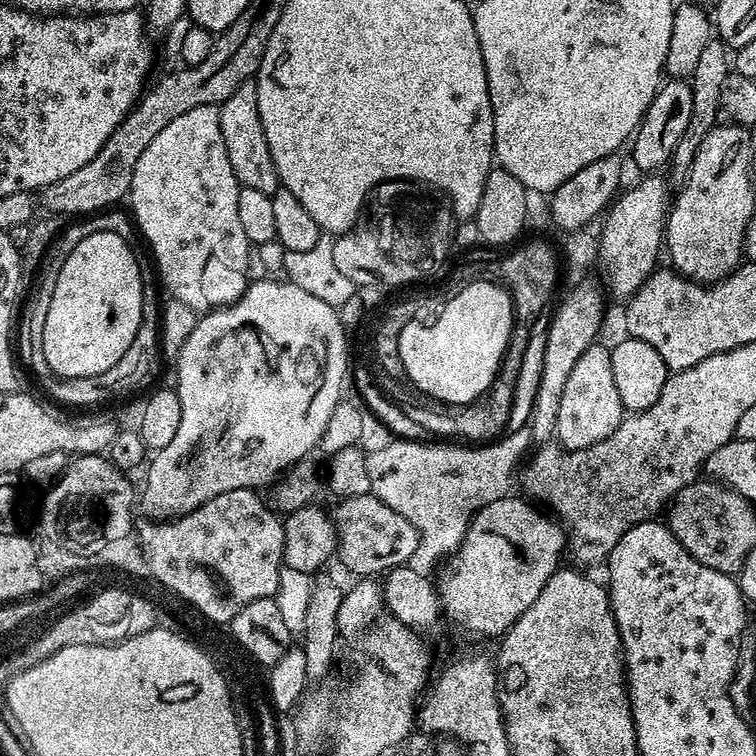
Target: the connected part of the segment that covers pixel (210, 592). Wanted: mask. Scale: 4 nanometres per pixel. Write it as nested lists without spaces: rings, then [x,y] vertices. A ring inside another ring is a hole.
[[[251,488],[218,494],[218,498],[210,498],[190,514],[167,521],[161,527],[163,536],[158,544],[152,542],[150,529],[140,532],[138,546],[147,550],[153,572],[216,619],[232,615],[237,604],[252,596],[275,597],[279,589],[284,526],[281,517],[256,496]]]

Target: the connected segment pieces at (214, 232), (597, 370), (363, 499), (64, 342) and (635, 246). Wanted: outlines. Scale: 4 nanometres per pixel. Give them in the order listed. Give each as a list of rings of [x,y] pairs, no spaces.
[[[217,105],[198,106],[186,110],[186,114],[178,114],[178,118],[163,130],[158,130],[150,146],[142,150],[142,158],[138,158],[132,171],[130,212],[138,232],[148,239],[156,255],[160,276],[172,291],[173,301],[183,302],[197,310],[211,310],[234,303],[248,289],[250,276],[244,273],[244,267],[248,264],[248,256],[250,260],[250,245],[238,218],[241,187],[226,154]]]
[[[591,344],[578,358],[562,389],[554,436],[560,447],[569,452],[602,442],[602,438],[610,438],[626,415],[622,398],[618,398],[618,386],[614,386],[614,369],[610,367],[612,353],[600,344]]]
[[[376,496],[346,497],[338,504],[336,518],[334,516],[335,555],[340,567],[352,573],[353,577],[376,578],[392,568],[407,565],[411,555],[420,546],[416,528]]]
[[[92,230],[89,231],[89,236],[84,236],[72,249],[68,252],[68,257],[60,264],[60,269],[54,272],[56,281],[54,282],[54,294],[50,298],[50,308],[46,313],[45,326],[39,329],[38,336],[40,336],[40,348],[44,351],[44,360],[48,363],[48,368],[57,377],[64,377],[66,379],[82,378],[83,376],[102,375],[102,373],[110,370],[112,366],[127,351],[134,340],[135,332],[140,329],[140,319],[142,318],[142,302],[143,302],[143,288],[146,283],[145,277],[140,277],[140,264],[136,261],[136,256],[132,253],[132,248],[128,245],[129,241],[123,236],[119,236],[116,232],[109,232],[107,230]]]
[[[648,174],[637,182],[633,188],[625,187],[617,195],[614,203],[607,209],[603,217],[604,226],[599,229],[599,255],[598,266],[604,275],[602,284],[609,292],[616,296],[631,297],[646,282],[646,278],[657,271],[656,259],[662,256],[662,233],[666,227],[666,219],[670,211],[670,192],[668,196],[668,184],[660,177],[660,174]]]

